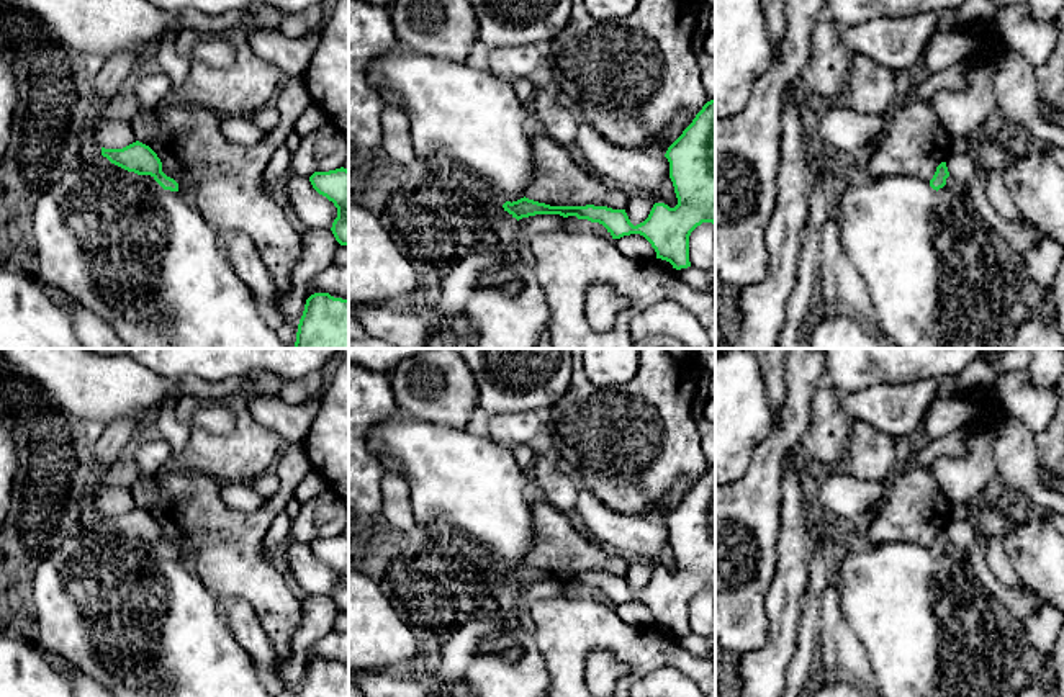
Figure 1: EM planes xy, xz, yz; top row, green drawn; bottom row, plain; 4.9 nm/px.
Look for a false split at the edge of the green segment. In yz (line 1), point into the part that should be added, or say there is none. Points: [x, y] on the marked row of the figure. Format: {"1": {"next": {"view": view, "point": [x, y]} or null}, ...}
{"1": {"next": null}}

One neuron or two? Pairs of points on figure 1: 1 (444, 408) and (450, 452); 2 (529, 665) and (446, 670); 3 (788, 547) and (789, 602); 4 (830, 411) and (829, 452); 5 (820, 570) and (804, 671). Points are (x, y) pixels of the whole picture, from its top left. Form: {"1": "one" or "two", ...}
{"1": "two", "2": "one", "3": "one", "4": "one", "5": "one"}

